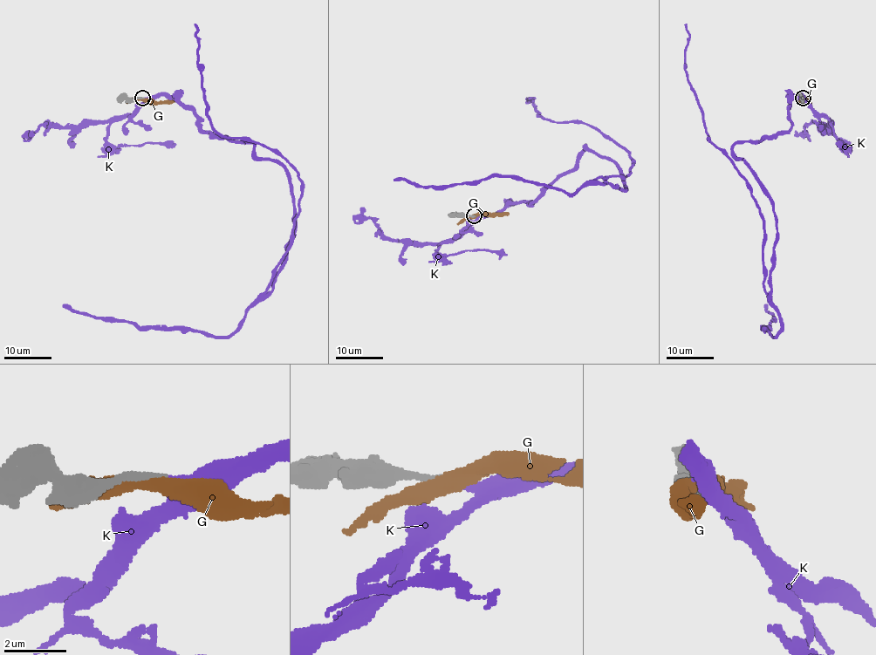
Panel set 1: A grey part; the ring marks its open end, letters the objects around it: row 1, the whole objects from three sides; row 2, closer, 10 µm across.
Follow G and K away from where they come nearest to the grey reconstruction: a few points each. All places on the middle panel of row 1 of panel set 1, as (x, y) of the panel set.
G: (471, 216), (508, 213)
K: (474, 216), (534, 202), (586, 146), (619, 167), (626, 189), (595, 180), (625, 177), (628, 153), (526, 99)

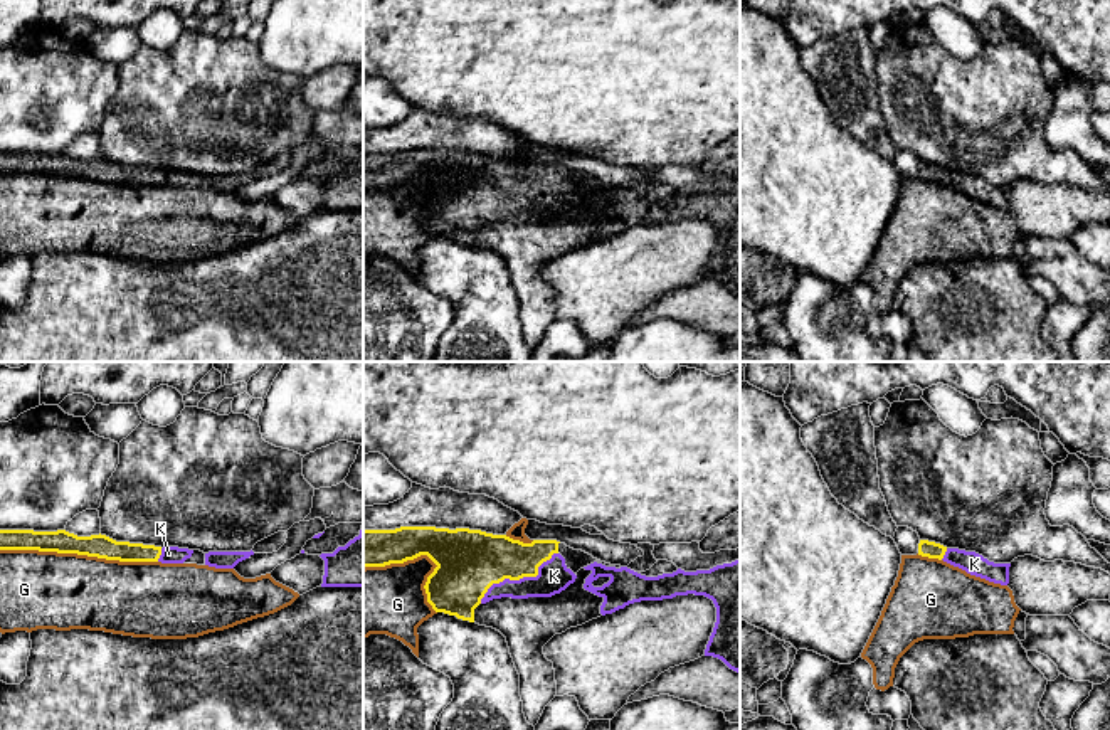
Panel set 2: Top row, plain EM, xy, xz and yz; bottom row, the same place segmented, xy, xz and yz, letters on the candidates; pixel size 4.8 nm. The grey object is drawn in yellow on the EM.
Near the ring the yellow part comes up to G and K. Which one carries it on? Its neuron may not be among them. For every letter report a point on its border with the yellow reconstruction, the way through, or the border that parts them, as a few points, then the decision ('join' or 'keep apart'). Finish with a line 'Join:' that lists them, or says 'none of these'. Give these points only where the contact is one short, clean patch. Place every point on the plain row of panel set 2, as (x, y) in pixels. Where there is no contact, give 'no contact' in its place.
G: xy (79, 177) | keep apart
K: xz (518, 202) | across xz (470, 185), (507, 190), (518, 202), (554, 199) | join
Join: K

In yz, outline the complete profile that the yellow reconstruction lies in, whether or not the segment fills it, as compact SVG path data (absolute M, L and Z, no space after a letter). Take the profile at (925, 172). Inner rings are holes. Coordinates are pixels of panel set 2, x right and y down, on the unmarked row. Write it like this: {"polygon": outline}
{"polygon": "M920 163L918 178L944 183L954 190L965 193L970 198L986 202L994 207L1009 207L1011 187L994 187L975 175L947 172L935 165Z"}

